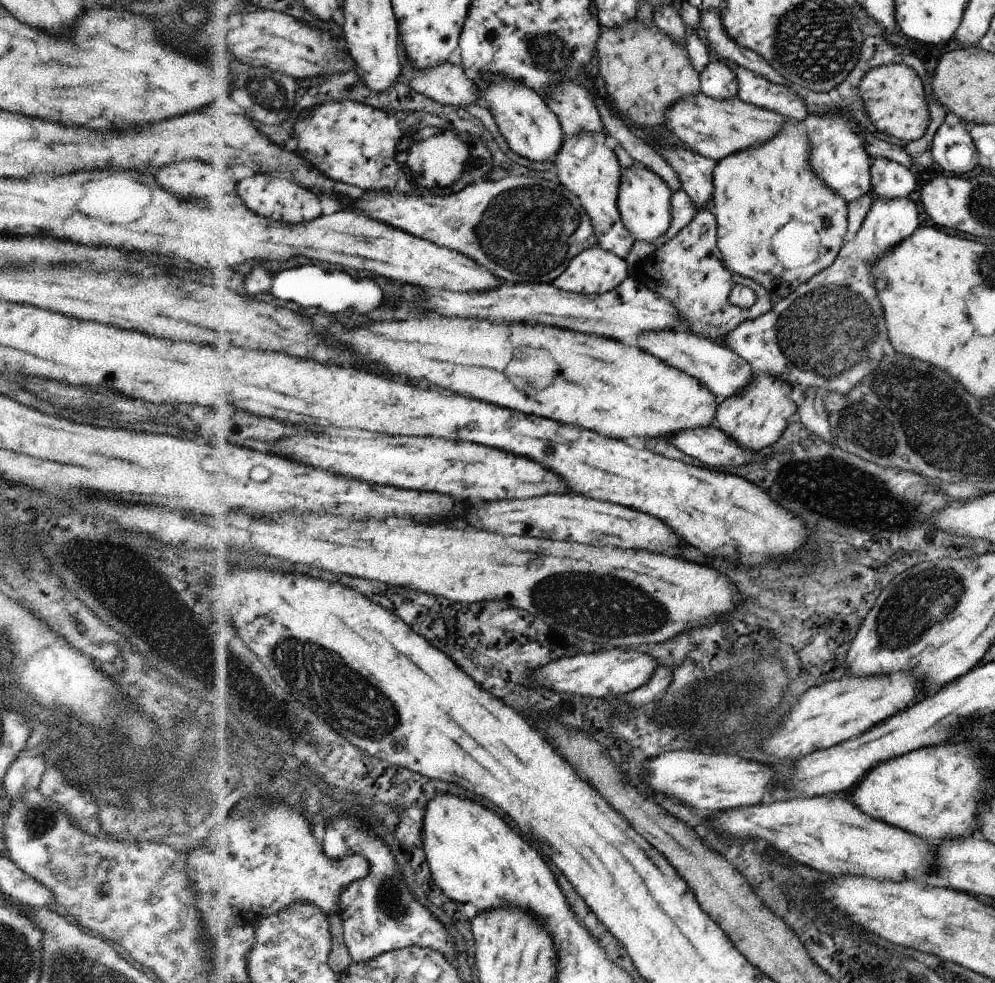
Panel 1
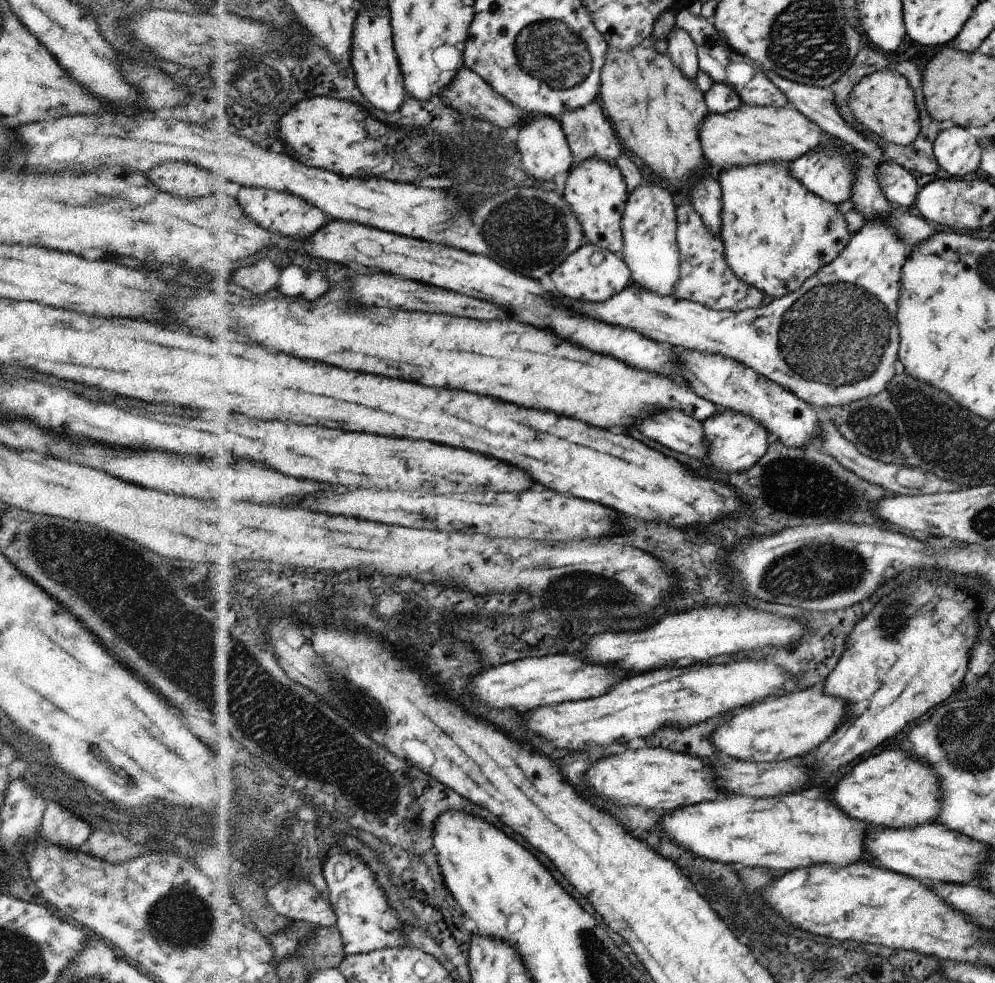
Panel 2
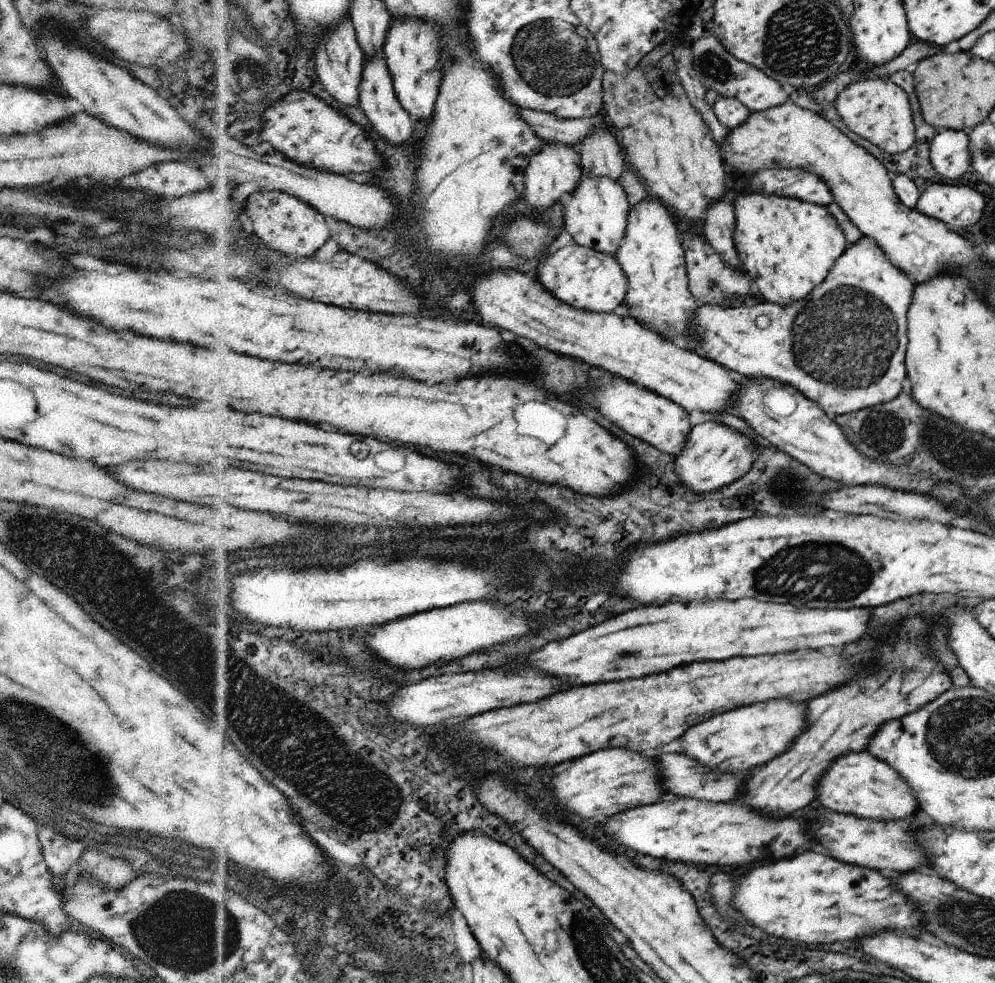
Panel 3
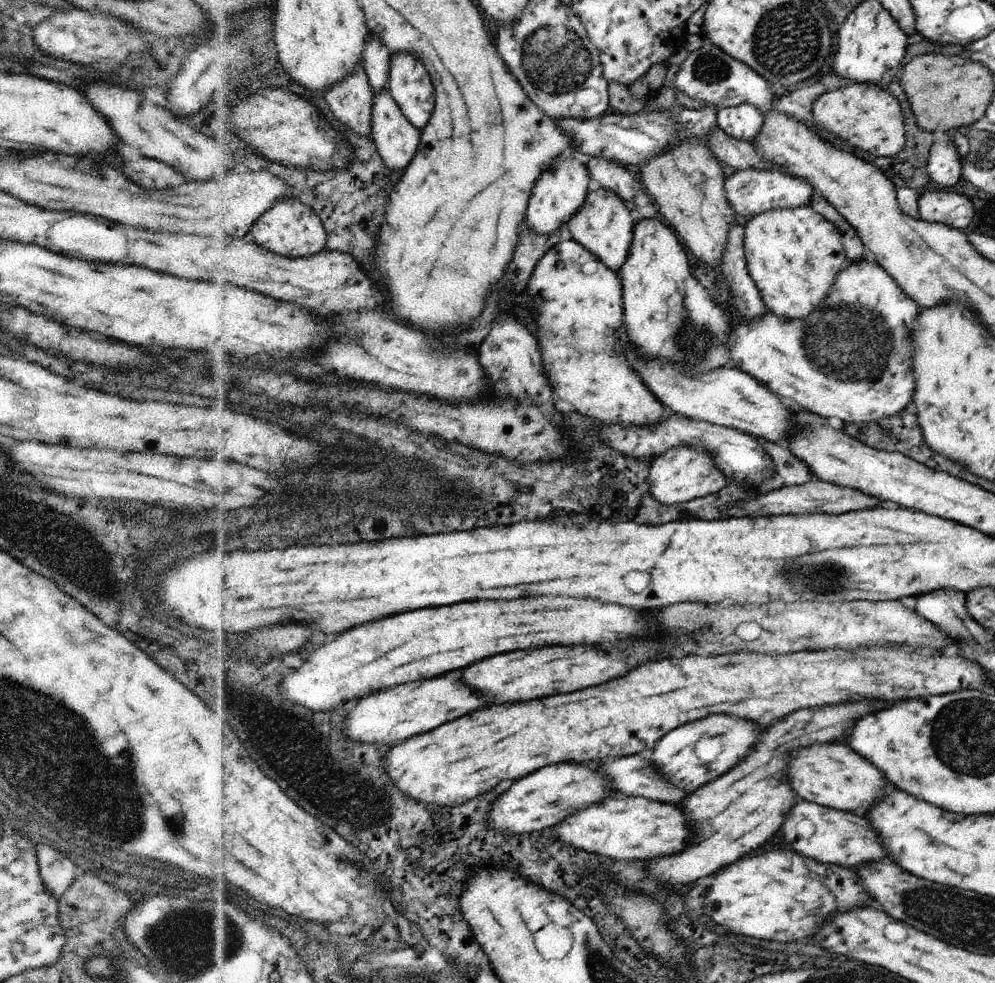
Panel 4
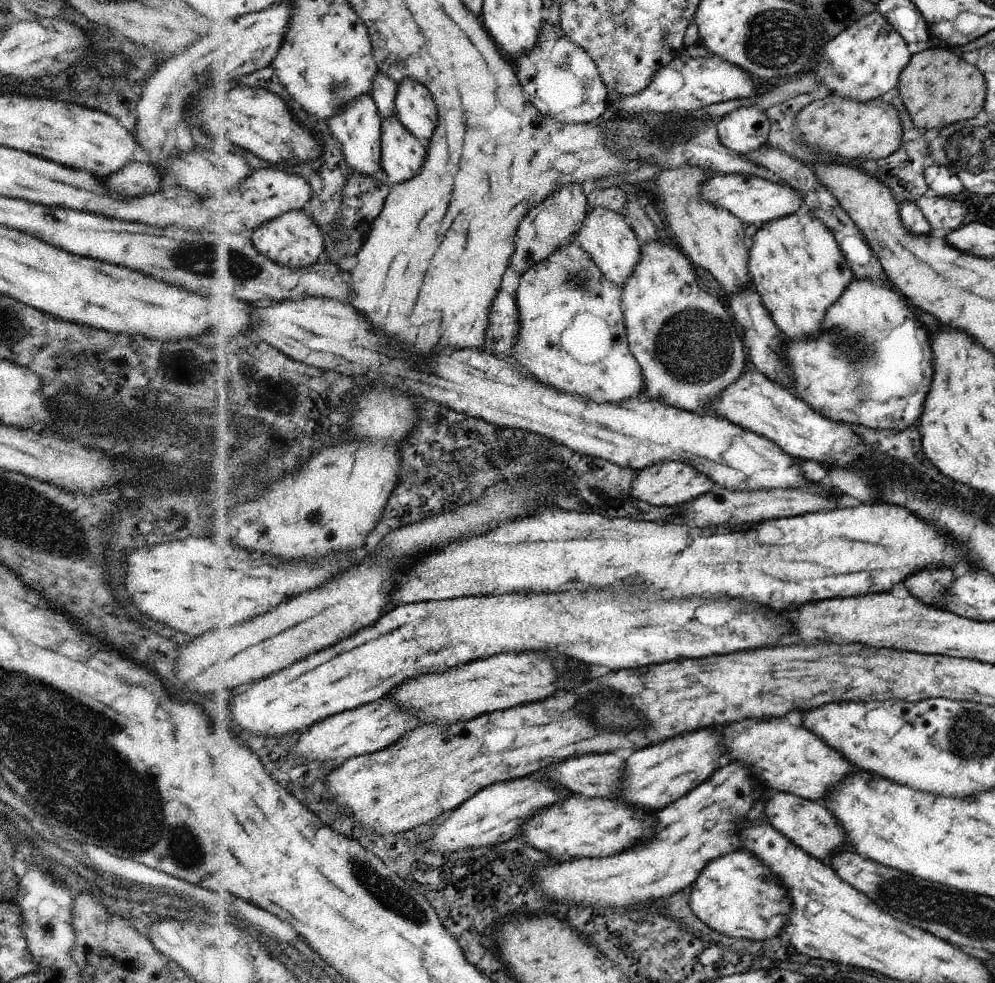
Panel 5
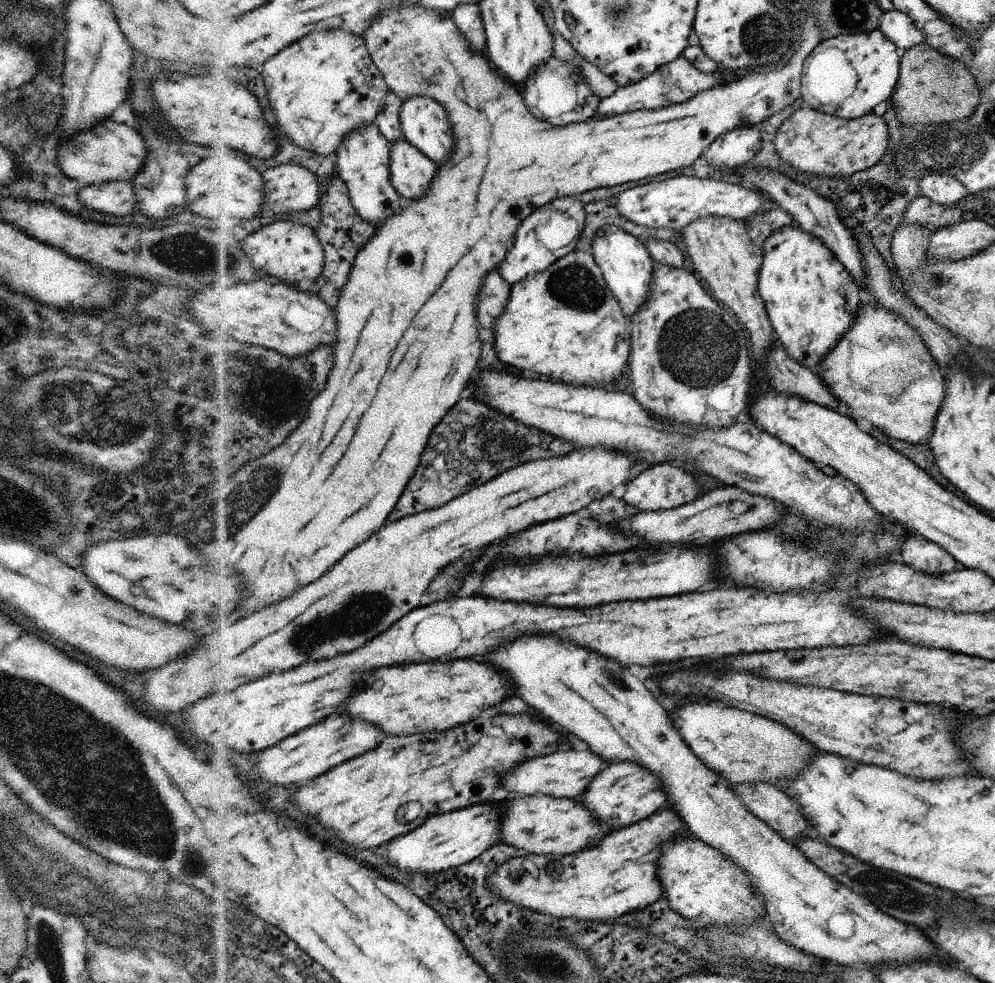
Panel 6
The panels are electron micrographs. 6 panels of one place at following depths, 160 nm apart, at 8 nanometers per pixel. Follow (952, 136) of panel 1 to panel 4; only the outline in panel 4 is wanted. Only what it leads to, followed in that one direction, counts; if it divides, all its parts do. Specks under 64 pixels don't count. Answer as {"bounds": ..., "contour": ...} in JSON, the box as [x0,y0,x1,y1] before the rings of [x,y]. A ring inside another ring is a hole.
{"bounds":[926,138,961,188],"contour":[[[946,138],[930,146],[926,168],[930,180],[939,188],[952,188],[961,174],[961,162],[953,140]]]}

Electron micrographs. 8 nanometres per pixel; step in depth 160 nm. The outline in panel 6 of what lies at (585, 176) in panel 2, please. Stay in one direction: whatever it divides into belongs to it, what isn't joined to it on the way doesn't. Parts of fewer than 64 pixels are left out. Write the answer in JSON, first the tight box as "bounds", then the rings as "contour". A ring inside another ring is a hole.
{"bounds":[591,225,654,317],"contour":[[[612,225],[608,231],[598,229],[591,242],[591,253],[595,257],[595,261],[599,263],[607,285],[614,292],[618,301],[623,304],[624,314],[628,314],[629,317],[634,317],[647,304],[652,282],[654,282],[652,258],[648,254],[648,250],[644,248],[645,244],[640,244],[640,241],[628,231]]]}

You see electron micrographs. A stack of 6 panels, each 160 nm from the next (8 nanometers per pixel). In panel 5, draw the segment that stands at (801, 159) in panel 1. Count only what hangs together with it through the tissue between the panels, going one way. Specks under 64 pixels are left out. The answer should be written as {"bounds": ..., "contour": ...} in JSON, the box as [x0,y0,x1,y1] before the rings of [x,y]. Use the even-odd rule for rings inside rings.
{"bounds":[749,209,855,341],"contour":[[[806,209],[765,222],[752,229],[749,249],[753,286],[760,293],[764,306],[769,310],[772,320],[784,334],[786,341],[803,341],[804,337],[814,337],[819,333],[823,329],[823,322],[826,321],[831,306],[838,302],[855,278],[834,232]]]}

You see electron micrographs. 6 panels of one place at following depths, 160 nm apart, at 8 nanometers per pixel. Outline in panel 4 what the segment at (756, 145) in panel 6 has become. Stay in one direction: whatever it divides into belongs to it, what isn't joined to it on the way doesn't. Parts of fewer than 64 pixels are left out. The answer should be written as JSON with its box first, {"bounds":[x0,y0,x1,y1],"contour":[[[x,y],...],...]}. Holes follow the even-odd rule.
{"bounds":[716,105,766,143],"contour":[[[752,105],[718,108],[716,118],[716,126],[726,134],[749,143],[754,142],[766,122],[765,113]]]}

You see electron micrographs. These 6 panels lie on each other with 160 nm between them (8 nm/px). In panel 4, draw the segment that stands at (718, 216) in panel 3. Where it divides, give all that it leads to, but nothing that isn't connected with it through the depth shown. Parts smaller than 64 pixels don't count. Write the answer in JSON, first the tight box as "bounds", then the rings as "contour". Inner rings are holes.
{"bounds":[719,221,768,319],"contour":[[[737,221],[731,226],[726,252],[719,264],[735,298],[735,308],[740,319],[755,319],[768,312],[765,301],[750,276],[743,249],[744,224]]]}

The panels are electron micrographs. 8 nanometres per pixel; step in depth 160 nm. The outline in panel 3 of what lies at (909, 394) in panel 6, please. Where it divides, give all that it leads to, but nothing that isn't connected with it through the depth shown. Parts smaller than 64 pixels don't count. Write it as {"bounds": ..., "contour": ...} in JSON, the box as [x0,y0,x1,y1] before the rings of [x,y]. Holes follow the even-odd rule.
{"bounds":[695,236,914,416],"contour":[[[862,236],[860,240],[848,246],[848,250],[844,252],[842,257],[838,258],[827,274],[826,280],[822,284],[815,286],[812,294],[804,297],[803,301],[796,301],[791,305],[782,306],[778,303],[757,298],[751,304],[745,303],[736,307],[723,308],[721,305],[701,305],[698,310],[698,317],[696,317],[695,350],[713,363],[720,364],[731,371],[736,371],[746,378],[764,377],[796,387],[796,390],[813,400],[829,416],[854,413],[866,407],[890,402],[893,398],[898,397],[900,390],[902,390],[902,380],[906,378],[906,368],[904,368],[906,358],[904,356],[906,356],[907,310],[910,308],[910,300],[912,300],[912,292],[914,292],[913,284],[910,276],[887,257],[881,246],[878,246],[871,238]]]}

